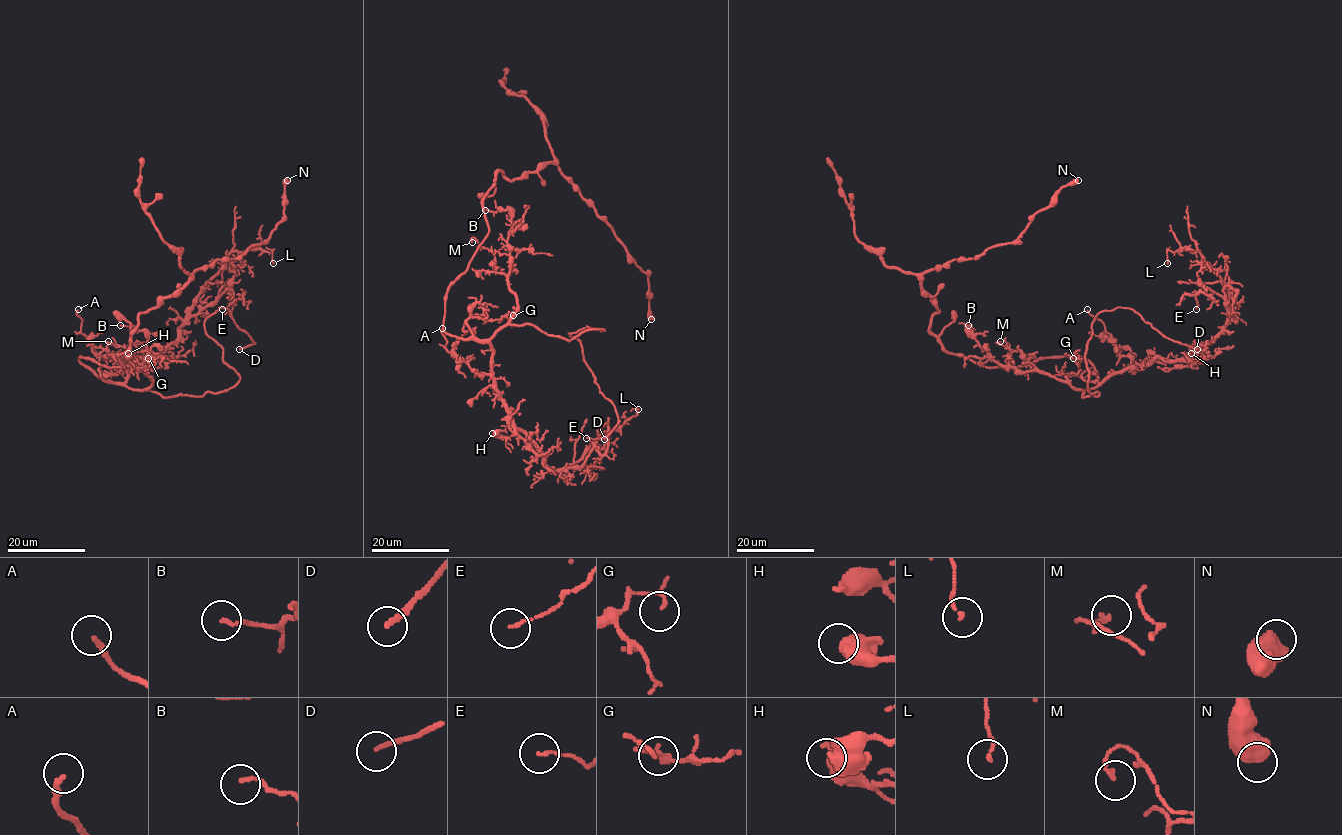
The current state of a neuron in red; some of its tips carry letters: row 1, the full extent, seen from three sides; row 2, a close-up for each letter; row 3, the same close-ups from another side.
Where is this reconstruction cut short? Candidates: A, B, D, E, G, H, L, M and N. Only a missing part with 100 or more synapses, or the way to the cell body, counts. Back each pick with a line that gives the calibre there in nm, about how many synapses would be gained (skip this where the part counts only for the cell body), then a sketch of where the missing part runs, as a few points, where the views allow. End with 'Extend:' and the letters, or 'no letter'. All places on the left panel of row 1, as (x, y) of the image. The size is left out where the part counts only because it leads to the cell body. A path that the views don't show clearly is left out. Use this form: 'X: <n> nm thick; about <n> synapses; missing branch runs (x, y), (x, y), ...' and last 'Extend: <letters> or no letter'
D: 180 nm thick; missing branch runs (239, 349), (227, 358), (217, 356), (155, 322), (106, 321), (79, 327), (12, 276), (3, 281)
Extend: D

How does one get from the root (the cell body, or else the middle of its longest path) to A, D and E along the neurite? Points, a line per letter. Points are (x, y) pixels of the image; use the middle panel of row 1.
A: (452, 284), (443, 329), (487, 342), (491, 372), (476, 373), (457, 362), (445, 348), (442, 328)
D: (452, 284), (443, 329), (458, 337), (604, 330), (569, 333), (617, 415), (604, 439)
E: (452, 284), (443, 329), (490, 345), (495, 390), (543, 461), (566, 470), (605, 453), (605, 437), (586, 438)

